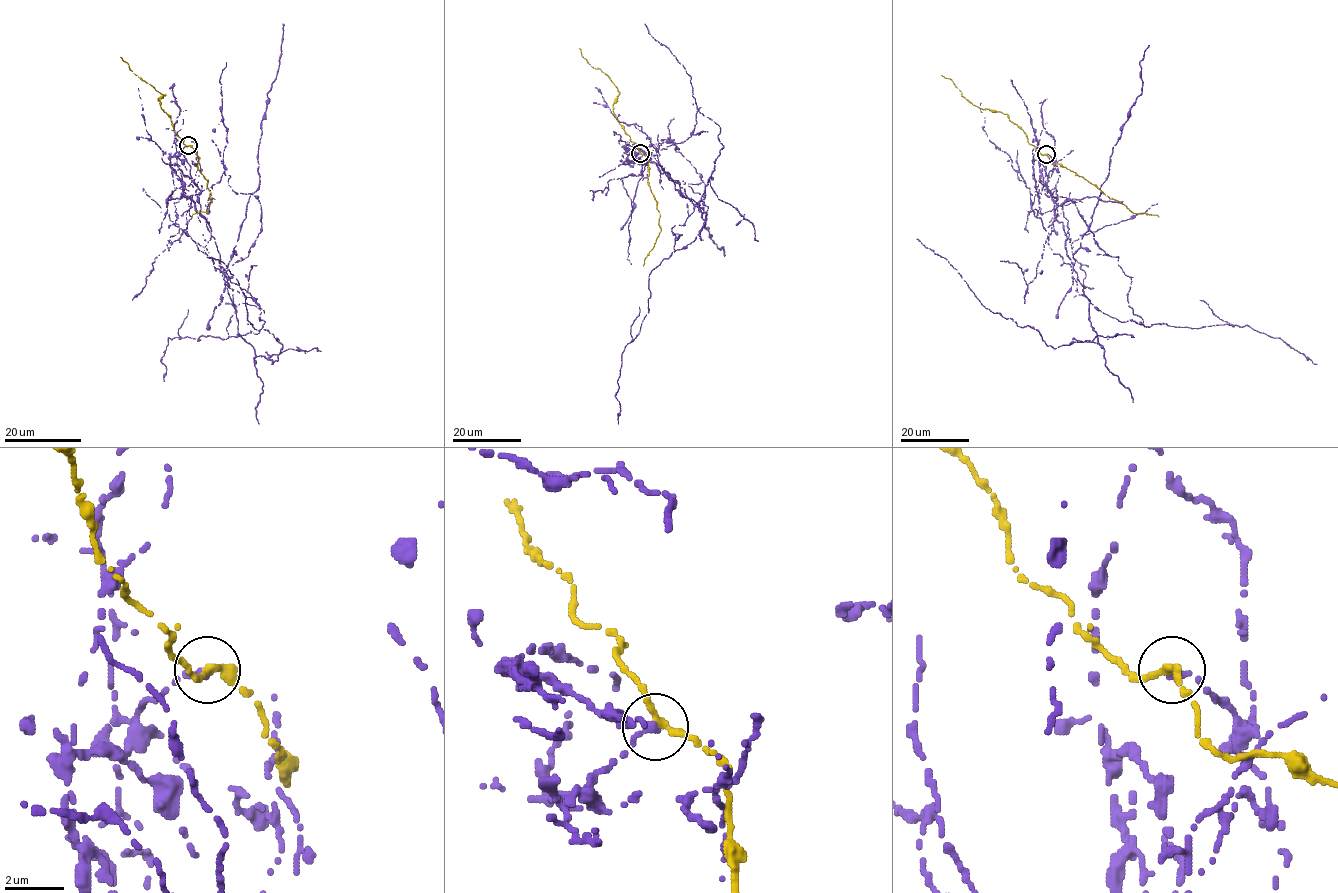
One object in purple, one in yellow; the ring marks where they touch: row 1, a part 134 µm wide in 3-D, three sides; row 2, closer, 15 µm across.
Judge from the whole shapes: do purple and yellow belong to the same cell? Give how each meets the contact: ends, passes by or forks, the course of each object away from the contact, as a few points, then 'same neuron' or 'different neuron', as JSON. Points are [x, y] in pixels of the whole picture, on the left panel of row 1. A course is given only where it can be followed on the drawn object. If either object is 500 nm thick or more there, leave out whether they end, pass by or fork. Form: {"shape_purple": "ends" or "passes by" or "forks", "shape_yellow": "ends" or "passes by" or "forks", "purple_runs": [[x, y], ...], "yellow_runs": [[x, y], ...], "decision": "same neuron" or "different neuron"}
{"shape_purple": "ends", "shape_yellow": "passes by", "purple_runs": [[187, 146], [183, 195], [208, 222], [237, 332], [278, 359], [236, 278], [193, 240]], "yellow_runs": [[188, 146], [178, 136], [170, 117], [162, 110], [157, 98], [165, 95], [133, 73], [120, 57]], "decision": "different neuron"}

